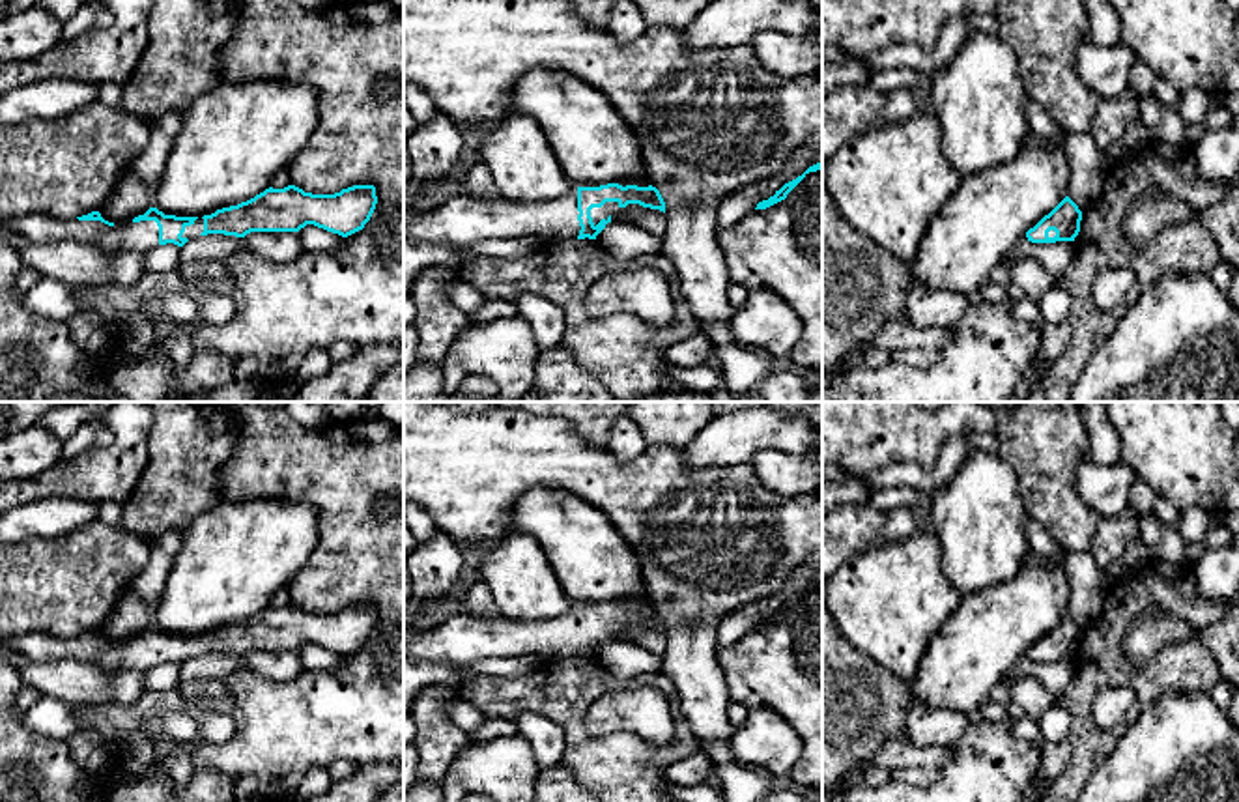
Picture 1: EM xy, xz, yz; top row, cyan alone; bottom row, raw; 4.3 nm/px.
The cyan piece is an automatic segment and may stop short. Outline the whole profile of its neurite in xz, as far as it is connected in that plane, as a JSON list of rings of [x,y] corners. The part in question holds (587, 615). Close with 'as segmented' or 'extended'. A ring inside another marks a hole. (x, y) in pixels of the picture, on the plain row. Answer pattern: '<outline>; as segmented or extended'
[[[652,604],[574,606],[555,621],[478,621],[450,613],[445,624],[404,636],[404,660],[473,664],[488,658],[538,654],[544,660],[596,658],[628,623],[660,628],[665,621]]]; extended

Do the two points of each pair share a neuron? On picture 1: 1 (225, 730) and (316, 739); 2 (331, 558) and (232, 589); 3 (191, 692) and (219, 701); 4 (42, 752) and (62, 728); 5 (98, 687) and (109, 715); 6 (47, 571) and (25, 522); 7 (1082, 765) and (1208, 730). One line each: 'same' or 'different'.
1: different
2: different
3: same
4: different
5: different
6: different
7: different

